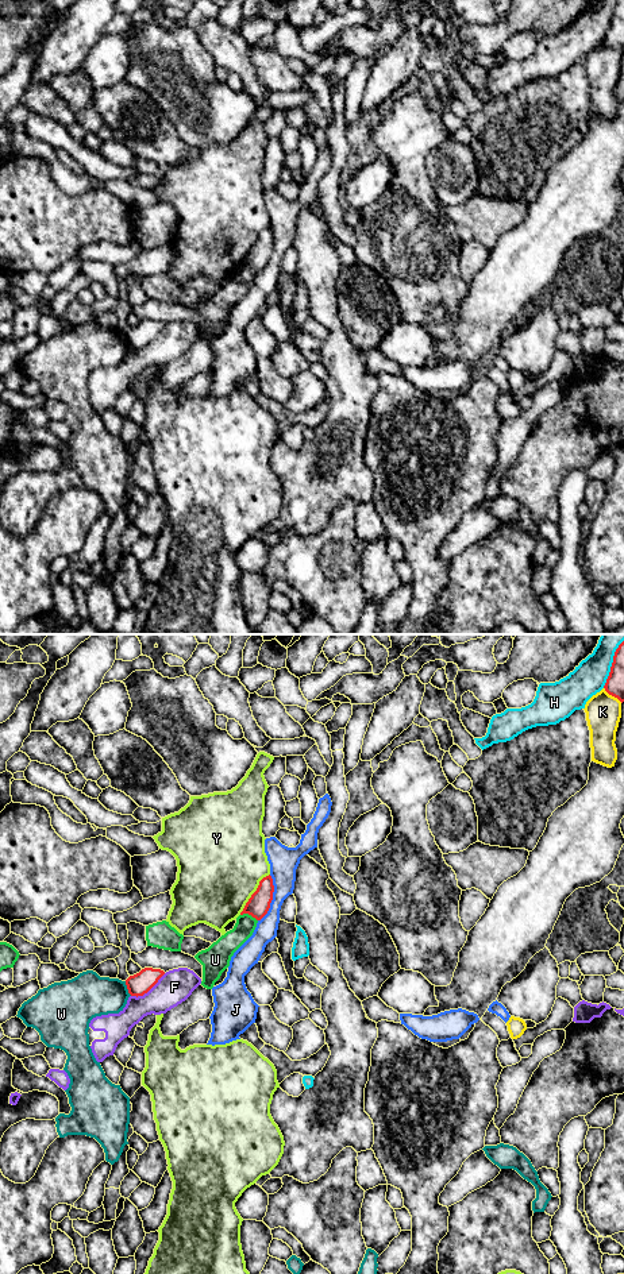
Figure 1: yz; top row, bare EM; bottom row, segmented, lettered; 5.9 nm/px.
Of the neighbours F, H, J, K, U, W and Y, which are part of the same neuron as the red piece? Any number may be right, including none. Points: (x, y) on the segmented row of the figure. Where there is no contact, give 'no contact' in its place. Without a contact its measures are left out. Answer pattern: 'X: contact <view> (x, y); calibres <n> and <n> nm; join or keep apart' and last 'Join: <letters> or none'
F: contact yz (147, 991); calibres 130 and 200 nm; keep apart
H: contact yz (612, 664); calibres 110 and 200 nm; keep apart
J: contact yz (272, 898); calibres 140 and 170 nm; keep apart
K: contact yz (612, 695); calibres 110 and 200 nm; keep apart
U: contact yz (249, 914); calibres 140 and 130 nm; keep apart
W: contact yz (127, 988); calibres 130 and 260 nm; keep apart
Y: contact yz (253, 894); calibres 140 and 500 nm; keep apart
Join: none

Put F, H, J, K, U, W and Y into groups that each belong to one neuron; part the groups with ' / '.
F / H / J / K / U / W / Y

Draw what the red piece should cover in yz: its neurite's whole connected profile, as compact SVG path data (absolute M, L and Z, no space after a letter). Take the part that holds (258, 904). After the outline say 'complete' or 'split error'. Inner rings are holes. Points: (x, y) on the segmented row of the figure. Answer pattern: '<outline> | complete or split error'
M269 875L259 881L257 891L251 895L240 915L249 914L257 920L261 920L270 908L273 892L274 892L273 879Z | complete

